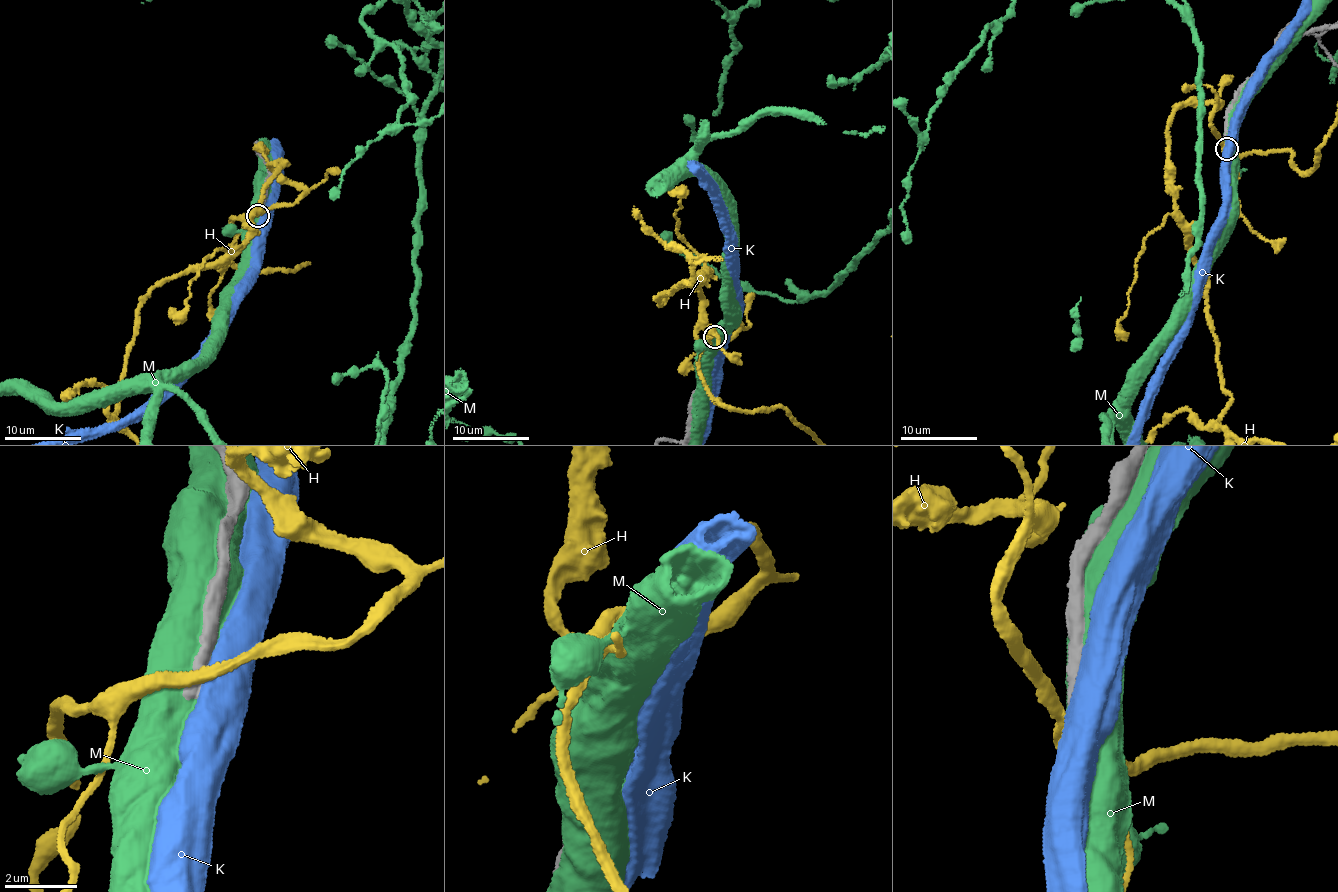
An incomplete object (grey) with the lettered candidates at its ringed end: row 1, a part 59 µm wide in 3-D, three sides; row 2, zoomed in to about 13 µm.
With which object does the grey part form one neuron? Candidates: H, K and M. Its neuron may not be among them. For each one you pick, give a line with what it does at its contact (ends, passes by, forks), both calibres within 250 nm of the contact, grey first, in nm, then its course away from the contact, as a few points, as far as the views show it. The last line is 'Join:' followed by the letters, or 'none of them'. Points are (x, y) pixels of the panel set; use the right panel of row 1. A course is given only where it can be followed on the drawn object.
Join: none of them

